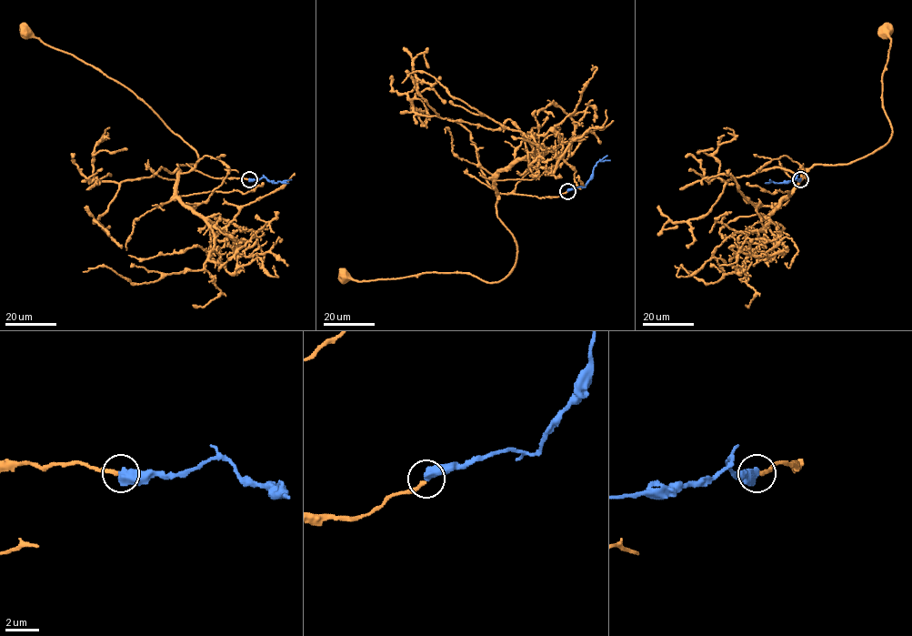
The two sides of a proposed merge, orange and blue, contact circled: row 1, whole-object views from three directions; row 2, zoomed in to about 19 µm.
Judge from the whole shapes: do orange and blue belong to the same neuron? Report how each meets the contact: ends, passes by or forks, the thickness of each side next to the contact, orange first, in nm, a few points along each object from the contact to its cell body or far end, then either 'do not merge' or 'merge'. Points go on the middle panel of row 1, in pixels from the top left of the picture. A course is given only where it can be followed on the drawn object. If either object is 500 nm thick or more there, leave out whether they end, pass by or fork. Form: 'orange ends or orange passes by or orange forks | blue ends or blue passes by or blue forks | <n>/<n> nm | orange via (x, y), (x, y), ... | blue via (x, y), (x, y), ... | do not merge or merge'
200/600 nm | orange via (567, 191), (540, 198), (497, 194), (496, 216), (517, 255), (497, 282), (447, 272), (365, 281), (345, 276) | blue via (567, 191), (584, 187), (593, 166), (599, 161), (610, 160) | merge

